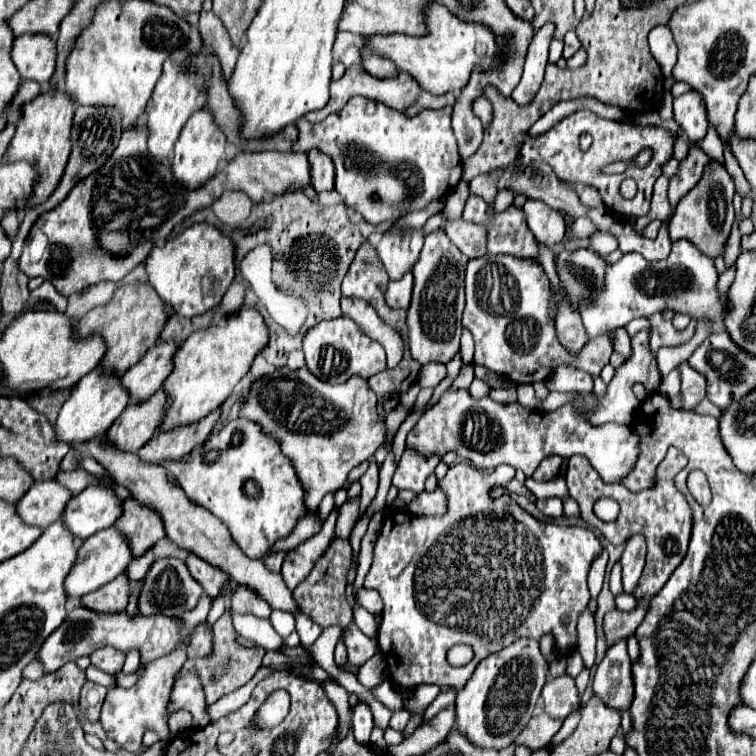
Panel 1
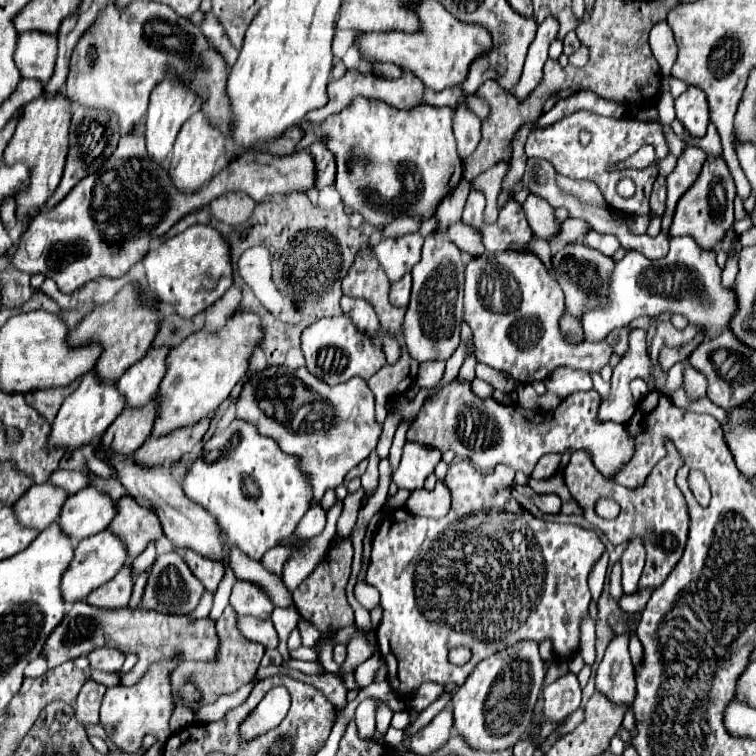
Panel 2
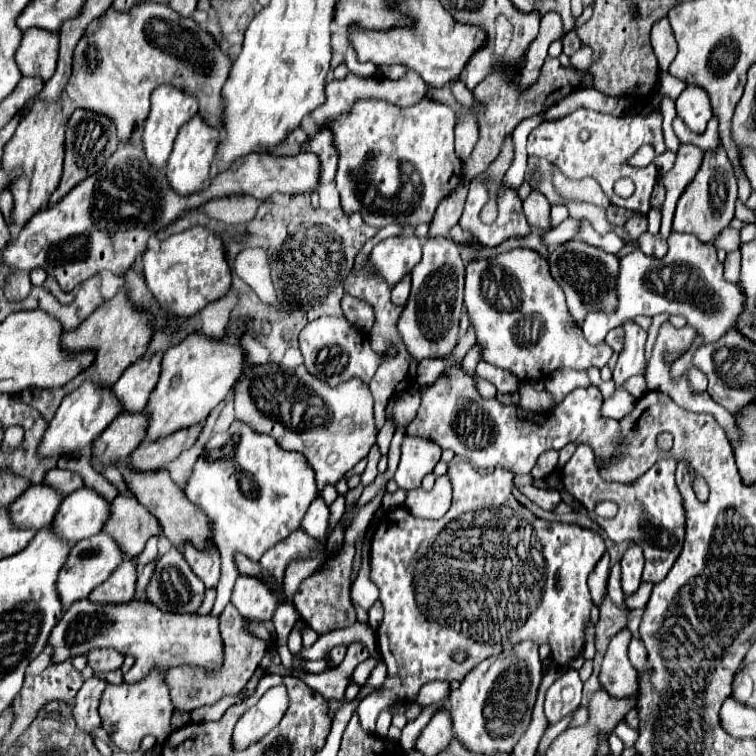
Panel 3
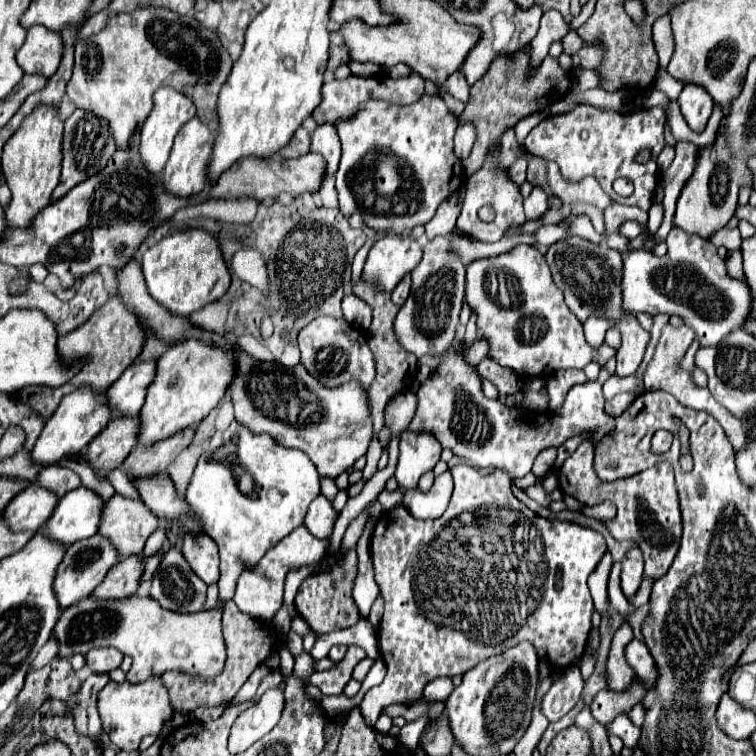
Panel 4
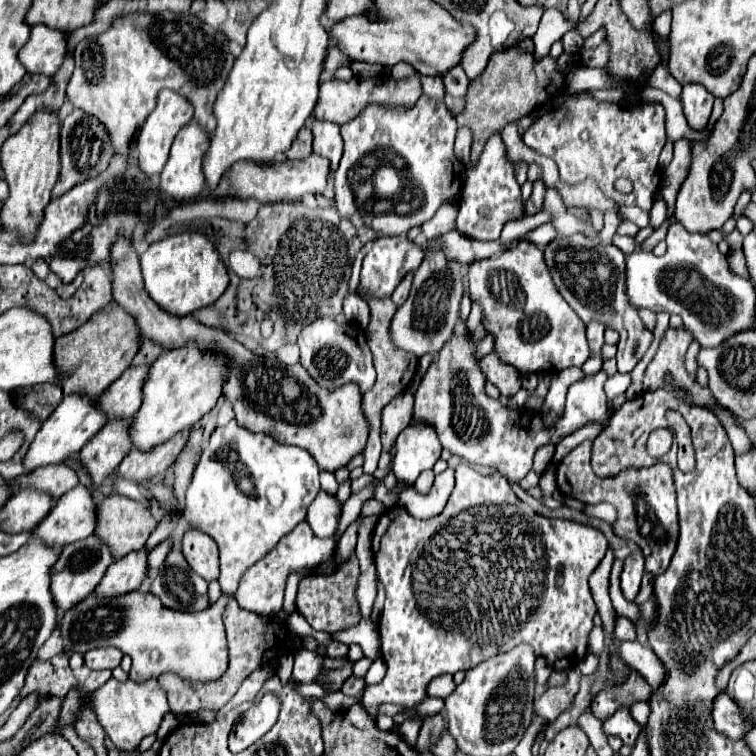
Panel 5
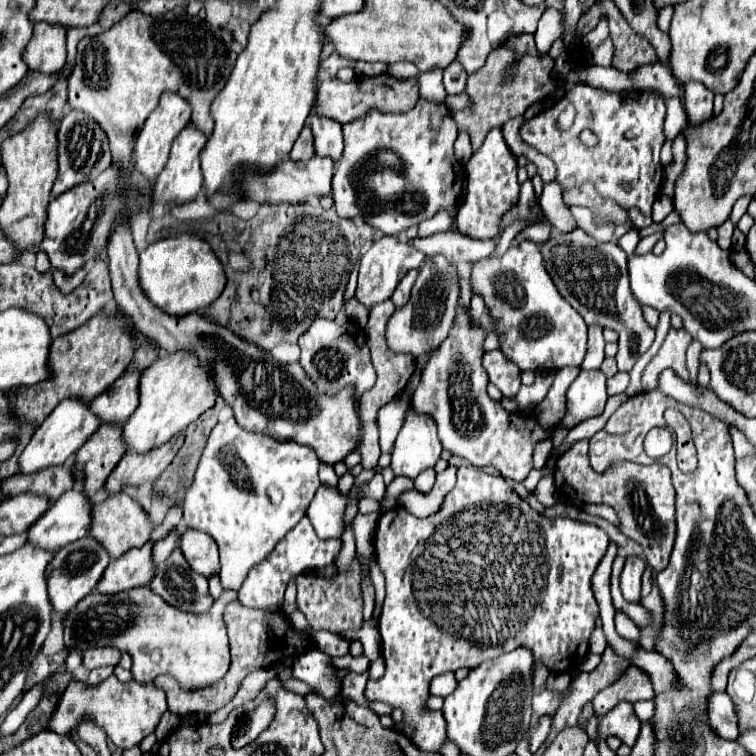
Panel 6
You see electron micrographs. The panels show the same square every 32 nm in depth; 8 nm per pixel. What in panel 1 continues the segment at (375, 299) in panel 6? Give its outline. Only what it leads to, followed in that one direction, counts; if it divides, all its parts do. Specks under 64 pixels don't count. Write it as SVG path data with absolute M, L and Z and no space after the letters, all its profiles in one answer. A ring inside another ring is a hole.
M422 230L408 232L386 232L376 246L376 252L390 276L390 280L400 280L416 264L424 244Z

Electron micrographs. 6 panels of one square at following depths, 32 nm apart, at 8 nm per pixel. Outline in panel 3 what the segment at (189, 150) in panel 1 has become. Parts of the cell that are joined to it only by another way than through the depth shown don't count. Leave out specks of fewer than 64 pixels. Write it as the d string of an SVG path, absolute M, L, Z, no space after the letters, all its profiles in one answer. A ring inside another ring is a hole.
M196 114L180 128L174 140L174 150L166 164L166 180L174 192L178 192L180 196L188 196L204 188L206 178L208 180L212 178L212 156L216 154L216 140L220 140L220 132L208 128L208 124L204 124L200 114Z

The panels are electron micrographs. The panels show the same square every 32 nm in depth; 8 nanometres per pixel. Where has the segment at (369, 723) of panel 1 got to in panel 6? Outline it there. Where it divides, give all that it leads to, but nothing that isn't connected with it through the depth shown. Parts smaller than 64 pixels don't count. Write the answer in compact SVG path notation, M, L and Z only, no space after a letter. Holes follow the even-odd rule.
M460 466L460 478L458 478L456 486L444 496L440 510L428 518L416 518L410 512L406 512L402 506L396 506L396 508L382 512L380 522L378 522L378 530L376 530L376 538L374 538L374 546L376 546L376 556L378 556L380 568L384 570L384 578L386 578L386 600L384 600L382 614L378 620L380 636L384 642L382 656L386 662L386 672L382 678L368 682L366 698L400 706L404 712L404 722L408 726L412 726L412 730L414 730L412 742L424 752L438 752L446 740L446 722L444 722L442 712L428 710L428 706L426 706L428 688L430 688L430 682L434 676L448 672L448 670L454 672L458 668L476 668L484 660L496 658L504 652L512 652L512 648L520 648L520 646L530 648L534 660L542 662L550 672L562 674L562 672L574 670L574 664L582 662L588 652L588 640L590 640L590 634L596 624L598 602L596 602L594 590L592 590L592 576L594 576L600 560L606 554L608 542L610 542L608 534L594 524L570 520L570 518L546 518L546 516L538 514L526 502L522 502L516 492L512 492L512 488L506 484L506 480L502 476L486 474L474 466Z

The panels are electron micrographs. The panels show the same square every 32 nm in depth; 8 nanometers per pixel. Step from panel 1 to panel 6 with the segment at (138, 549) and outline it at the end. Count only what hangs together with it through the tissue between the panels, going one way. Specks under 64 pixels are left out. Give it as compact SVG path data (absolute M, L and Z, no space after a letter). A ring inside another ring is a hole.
M126 494L108 496L102 502L92 504L92 524L90 524L88 536L92 536L96 542L100 542L108 550L112 560L130 548L140 548L148 540L150 532L152 532L150 518L142 510L142 506Z

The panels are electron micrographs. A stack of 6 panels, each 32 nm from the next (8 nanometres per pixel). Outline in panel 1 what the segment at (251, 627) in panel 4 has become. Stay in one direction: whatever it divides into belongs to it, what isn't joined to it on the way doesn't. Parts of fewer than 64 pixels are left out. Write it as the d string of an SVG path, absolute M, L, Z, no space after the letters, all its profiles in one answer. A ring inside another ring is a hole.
M226 610L214 624L214 652L204 660L194 660L192 664L184 664L174 680L180 680L182 674L186 674L188 670L194 670L204 686L206 702L214 704L220 696L230 694L240 686L244 686L260 668L260 662L262 662L262 646L250 646L250 648L242 646L238 642L238 632L232 626L232 610Z

